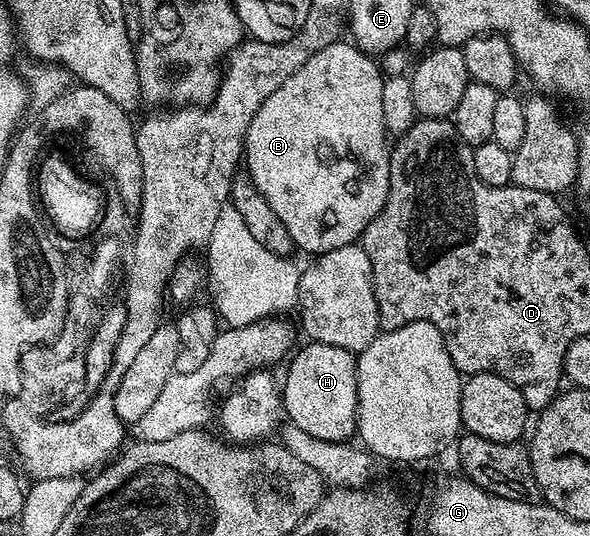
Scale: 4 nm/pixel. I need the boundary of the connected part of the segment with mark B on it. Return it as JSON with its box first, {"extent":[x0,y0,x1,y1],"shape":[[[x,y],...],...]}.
{"extent":[245,43,391,254],"shape":[[[343,43],[330,44],[325,46],[325,50],[313,54],[313,58],[309,58],[309,62],[305,62],[305,66],[301,66],[301,70],[297,70],[292,76],[285,78],[285,82],[281,82],[281,86],[277,86],[277,90],[273,90],[273,94],[269,94],[269,98],[265,98],[265,102],[257,110],[257,114],[249,126],[245,145],[245,168],[247,164],[248,170],[246,169],[246,171],[249,173],[249,178],[255,183],[257,190],[261,190],[265,202],[269,202],[269,206],[273,206],[273,214],[277,214],[277,218],[281,218],[281,222],[285,222],[285,230],[289,230],[296,249],[304,248],[307,252],[315,252],[314,254],[322,254],[329,250],[337,250],[337,246],[356,243],[369,226],[369,222],[373,222],[373,218],[377,218],[377,214],[381,214],[389,194],[391,148],[389,140],[387,144],[389,133],[385,126],[385,118],[381,118],[381,86],[385,76],[384,73],[379,73],[379,68],[375,65],[378,63],[368,53],[355,47],[354,43]]]}

